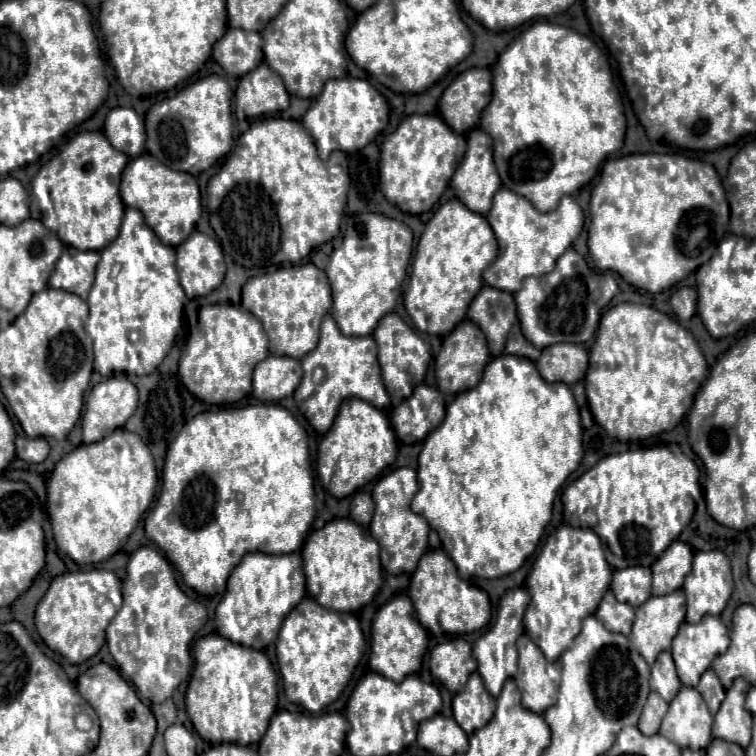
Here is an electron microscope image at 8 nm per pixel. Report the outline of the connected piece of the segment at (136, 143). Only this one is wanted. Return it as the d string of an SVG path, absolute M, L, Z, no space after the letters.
M115 107L105 117L103 133L117 151L129 157L143 153L143 117L129 107Z

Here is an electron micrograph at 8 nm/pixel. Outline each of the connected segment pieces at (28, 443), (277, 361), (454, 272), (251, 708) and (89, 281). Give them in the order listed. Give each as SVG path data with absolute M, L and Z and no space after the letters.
M17 437L17 457L27 463L43 463L49 455L49 443L43 437Z
M269 355L253 371L253 395L261 401L279 401L293 395L301 377L303 371L297 359Z
M459 199L443 203L435 211L435 215L427 223L427 227L419 239L413 269L411 269L411 281L409 281L405 293L405 309L409 313L415 329L419 332L429 333L429 335L441 335L441 337L449 335L453 331L453 327L465 319L471 299L477 295L477 291L483 285L481 273L491 263L491 259L495 259L495 251L497 251L495 235L483 215L473 213L471 209L463 207L463 203L459 203Z
M217 633L201 637L193 647L195 667L187 685L185 693L185 705L187 715L193 721L195 731L211 743L239 743L239 745L253 745L259 743L263 737L263 731L267 731L267 723L277 707L277 675L265 657L265 653L255 651L251 647L235 645L229 639L223 639Z
M65 247L53 275L49 277L49 287L65 289L69 293L87 299L89 289L95 281L95 269L99 263L97 251L79 251L75 247Z

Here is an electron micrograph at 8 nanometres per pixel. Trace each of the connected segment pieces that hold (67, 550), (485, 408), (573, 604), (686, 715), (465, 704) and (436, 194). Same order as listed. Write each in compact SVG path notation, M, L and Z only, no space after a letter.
M115 429L97 443L79 445L55 465L47 481L47 513L57 547L79 565L109 559L149 509L155 489L155 461L139 435Z
M517 355L491 359L475 391L459 393L449 403L445 421L427 435L419 453L419 491L411 501L411 511L423 515L429 527L439 533L443 549L455 561L461 577L509 575L535 551L551 519L559 487L583 457L581 433L579 407L569 385L543 381L533 361Z
M561 525L547 537L525 581L531 603L523 615L527 637L547 655L547 659L557 661L559 655L571 647L575 635L581 631L581 621L595 613L599 599L609 589L611 575L613 569L605 561L601 539L593 529Z
M681 687L677 697L669 703L669 711L661 725L661 735L671 739L679 747L693 751L705 749L713 739L713 717L705 699L693 687Z
M473 673L465 689L453 697L453 717L461 729L471 735L471 731L483 727L495 711L495 699L487 693L479 673Z
M411 115L385 137L379 157L379 183L385 197L401 211L419 215L429 211L443 195L455 167L461 163L465 137L451 131L439 115Z

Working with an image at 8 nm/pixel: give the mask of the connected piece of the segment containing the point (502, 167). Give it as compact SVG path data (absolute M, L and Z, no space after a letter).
M549 23L533 25L515 45L507 47L499 55L499 61L493 67L493 99L491 99L489 107L483 111L483 115L481 115L481 129L487 131L493 137L493 141L495 141L495 167L499 171L499 177L501 177L503 185L507 189L523 195L525 199L529 199L535 209L539 209L539 211L553 211L559 205L559 199L563 195L571 195L579 187L583 187L587 181L591 181L595 177L599 165L603 163L603 159L609 153L615 153L617 149L621 149L621 145L623 145L625 115L623 115L619 91L613 85L613 77L611 77L607 55L603 51L599 51L593 41L589 41L587 37L583 37L583 35L571 31L571 29L565 29L565 27L559 27L559 25L549 25Z

